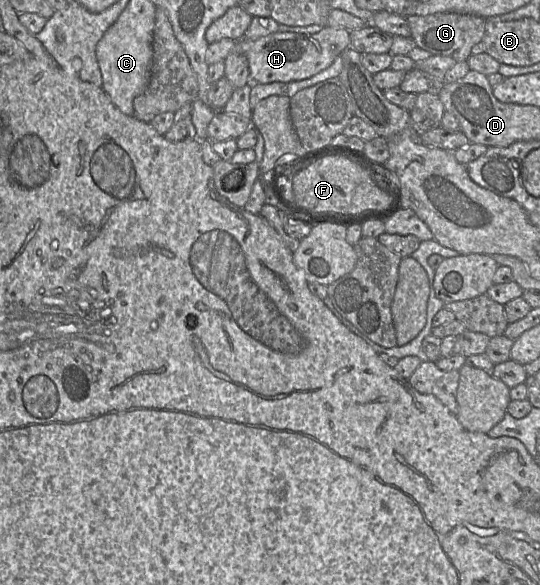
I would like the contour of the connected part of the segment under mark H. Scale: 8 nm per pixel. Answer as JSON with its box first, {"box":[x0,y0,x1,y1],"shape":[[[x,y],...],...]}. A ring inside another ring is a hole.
{"box":[206,25,350,83],"shape":[[[325,25],[314,34],[277,31],[256,40],[225,38],[209,44],[206,51],[206,63],[211,65],[224,62],[230,54],[241,54],[247,58],[252,83],[287,83],[308,79],[318,74],[328,68],[338,56],[350,47],[350,31]]]}

